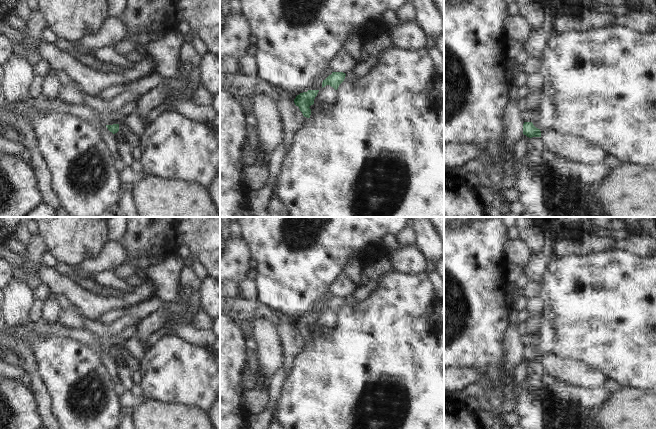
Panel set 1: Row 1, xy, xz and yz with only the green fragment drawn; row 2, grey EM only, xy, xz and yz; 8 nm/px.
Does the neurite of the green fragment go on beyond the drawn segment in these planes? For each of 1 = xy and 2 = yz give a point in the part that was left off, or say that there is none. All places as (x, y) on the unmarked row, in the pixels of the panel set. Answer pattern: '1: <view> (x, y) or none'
1: none
2: none

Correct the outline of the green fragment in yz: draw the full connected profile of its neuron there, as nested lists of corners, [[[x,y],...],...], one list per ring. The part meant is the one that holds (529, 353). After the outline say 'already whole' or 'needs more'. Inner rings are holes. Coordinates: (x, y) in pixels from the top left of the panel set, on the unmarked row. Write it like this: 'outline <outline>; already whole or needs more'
outline [[[524,346],[523,348],[523,358],[529,362],[541,361],[540,353],[536,352],[532,346]]]; already whole

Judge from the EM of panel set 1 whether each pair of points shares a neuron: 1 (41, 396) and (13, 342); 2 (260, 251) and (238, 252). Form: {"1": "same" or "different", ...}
{"1": "same", "2": "different"}

